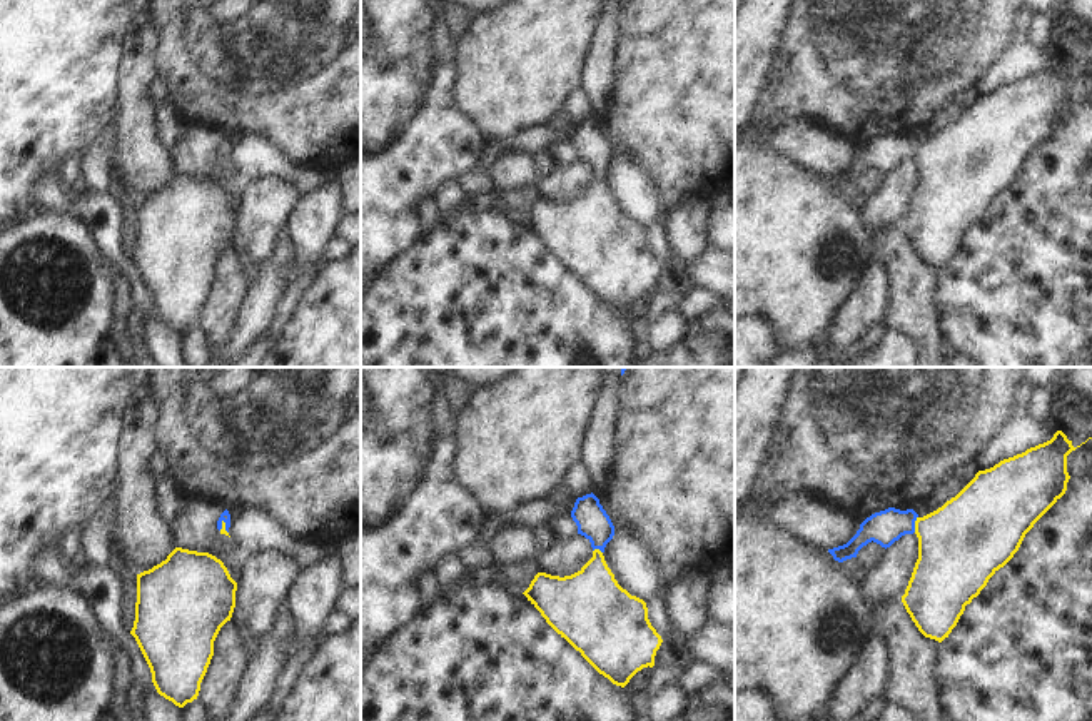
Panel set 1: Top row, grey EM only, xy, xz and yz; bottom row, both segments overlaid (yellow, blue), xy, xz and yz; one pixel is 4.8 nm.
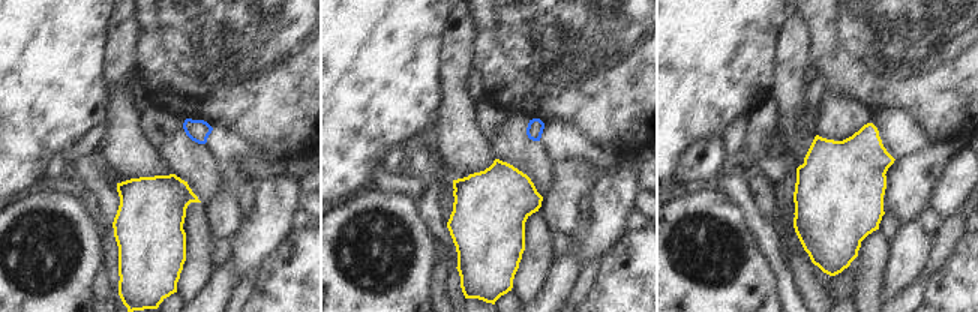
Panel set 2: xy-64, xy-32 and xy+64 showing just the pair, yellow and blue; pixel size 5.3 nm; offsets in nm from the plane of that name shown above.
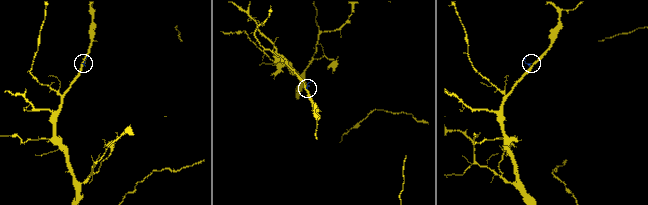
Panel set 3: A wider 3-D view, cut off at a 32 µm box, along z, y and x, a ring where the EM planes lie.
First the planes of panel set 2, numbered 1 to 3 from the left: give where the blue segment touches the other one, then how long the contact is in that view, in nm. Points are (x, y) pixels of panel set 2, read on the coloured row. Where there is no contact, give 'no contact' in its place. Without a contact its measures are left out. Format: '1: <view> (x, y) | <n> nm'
1: no contact
2: no contact
3: no contact

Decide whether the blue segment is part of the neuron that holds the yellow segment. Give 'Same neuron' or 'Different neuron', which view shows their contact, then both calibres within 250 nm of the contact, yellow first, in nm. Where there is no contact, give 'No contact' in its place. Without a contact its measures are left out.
Same neuron. Touches yellow in yz. Thickness 420 nm (yellow) against 160 nm.

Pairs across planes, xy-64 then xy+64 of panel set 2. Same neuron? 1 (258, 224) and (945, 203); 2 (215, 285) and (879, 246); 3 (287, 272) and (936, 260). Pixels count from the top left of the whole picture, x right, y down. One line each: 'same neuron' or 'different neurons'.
1: same neuron
2: different neurons
3: different neurons

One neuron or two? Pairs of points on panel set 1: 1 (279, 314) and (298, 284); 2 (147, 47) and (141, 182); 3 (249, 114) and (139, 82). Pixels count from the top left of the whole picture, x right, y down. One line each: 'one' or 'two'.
1: one
2: one
3: two

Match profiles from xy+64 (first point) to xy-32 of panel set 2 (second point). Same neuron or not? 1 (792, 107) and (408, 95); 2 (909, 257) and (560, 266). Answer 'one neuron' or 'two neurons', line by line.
1: two neurons
2: one neuron

